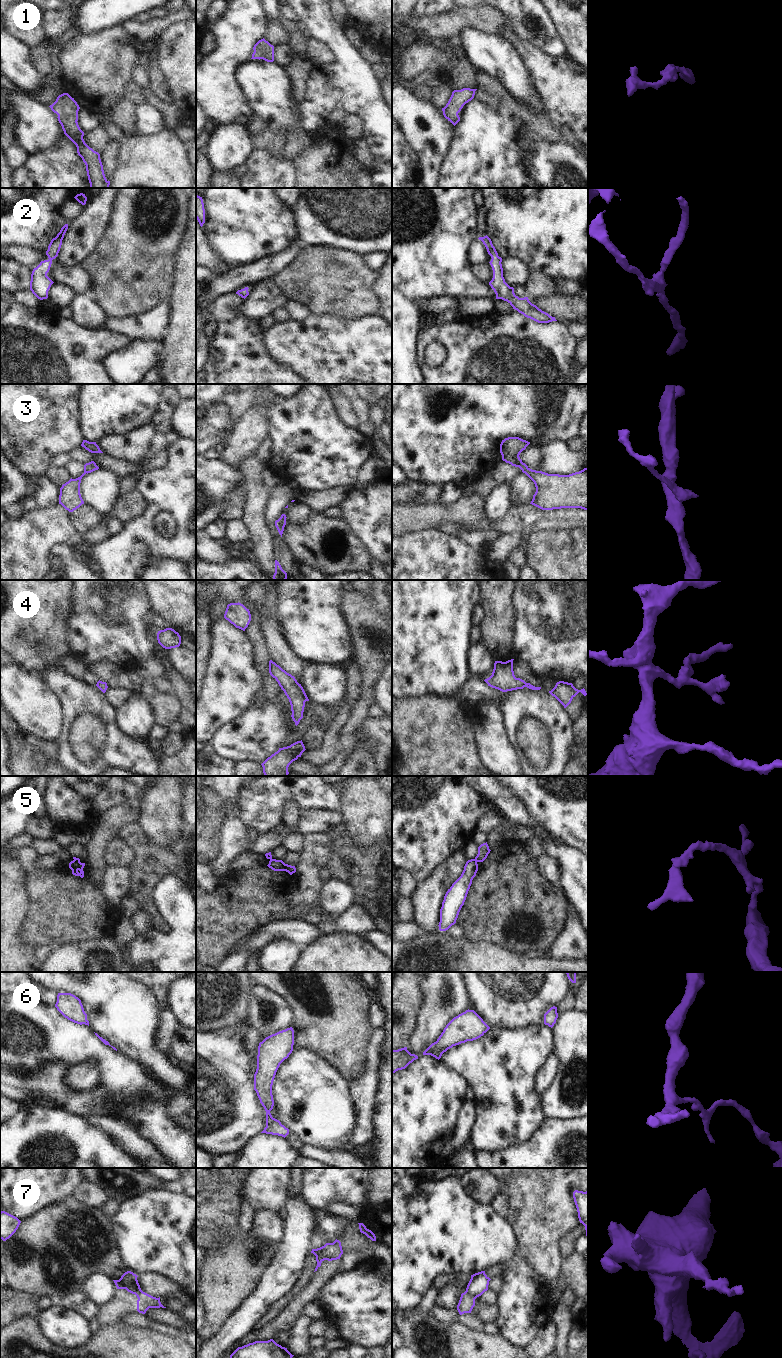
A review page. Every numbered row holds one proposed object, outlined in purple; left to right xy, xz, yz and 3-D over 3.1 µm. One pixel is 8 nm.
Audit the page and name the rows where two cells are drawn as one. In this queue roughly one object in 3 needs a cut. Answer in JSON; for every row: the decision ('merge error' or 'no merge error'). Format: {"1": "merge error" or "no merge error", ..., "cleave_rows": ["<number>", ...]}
{"1": "no merge error", "2": "no merge error", "3": "no merge error", "4": "no merge error", "5": "merge error", "6": "no merge error", "7": "merge error", "cleave_rows": ["5", "7"]}

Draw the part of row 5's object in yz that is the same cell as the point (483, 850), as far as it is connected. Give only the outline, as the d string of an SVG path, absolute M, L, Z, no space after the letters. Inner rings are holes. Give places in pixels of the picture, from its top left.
M487 842L481 844L478 847L478 854L475 857L476 862L483 862L487 858L490 851L491 850L489 849L489 846L488 846Z

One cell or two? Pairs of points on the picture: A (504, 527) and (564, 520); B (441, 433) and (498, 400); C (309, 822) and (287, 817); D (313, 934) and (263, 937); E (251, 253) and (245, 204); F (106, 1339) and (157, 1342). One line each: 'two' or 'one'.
A: one
B: one
C: two
D: one
E: one
F: one

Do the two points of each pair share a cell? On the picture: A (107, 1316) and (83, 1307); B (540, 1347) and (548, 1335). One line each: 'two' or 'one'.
A: two
B: one

